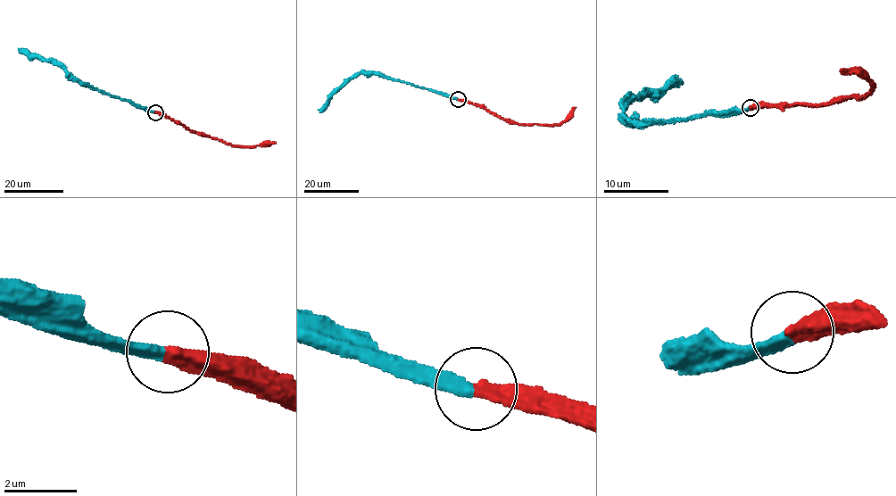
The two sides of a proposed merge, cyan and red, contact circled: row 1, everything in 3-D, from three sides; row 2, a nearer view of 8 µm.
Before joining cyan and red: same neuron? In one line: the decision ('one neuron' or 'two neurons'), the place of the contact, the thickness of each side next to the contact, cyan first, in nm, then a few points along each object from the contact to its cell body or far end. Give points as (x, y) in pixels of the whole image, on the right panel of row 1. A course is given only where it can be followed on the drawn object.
one neuron | (750, 107) | 360/420 nm | cyan via (750, 108), (725, 116), (707, 113), (651, 125), (634, 126), (626, 116), (623, 110), (633, 99), (682, 81) | red via (750, 108), (758, 103), (825, 105), (853, 94), (860, 96), (875, 85), (841, 70)

